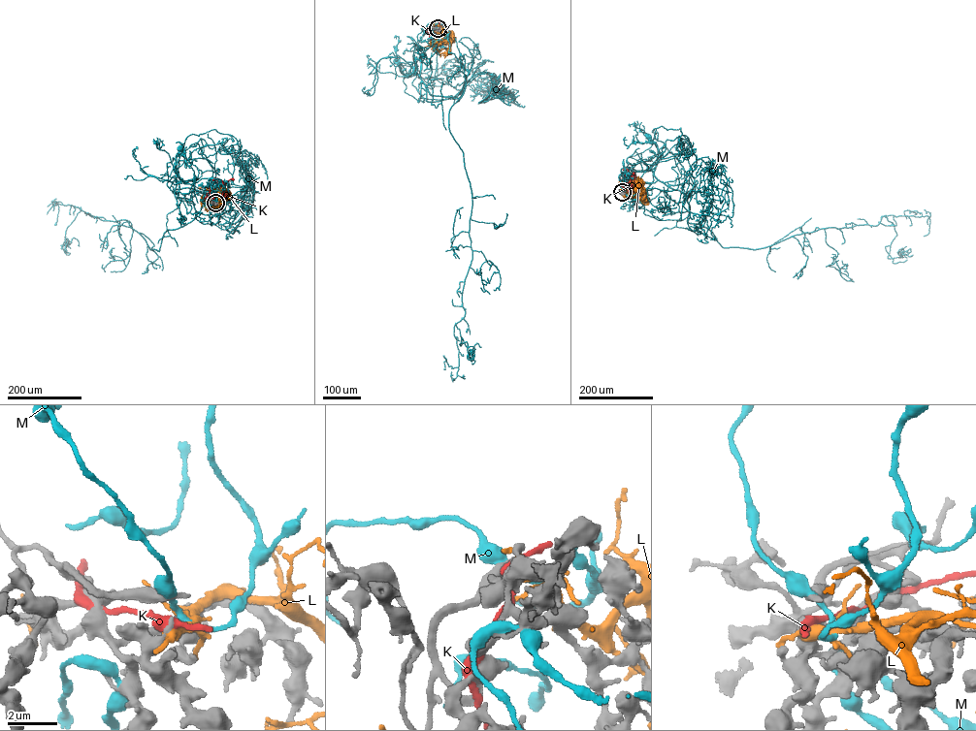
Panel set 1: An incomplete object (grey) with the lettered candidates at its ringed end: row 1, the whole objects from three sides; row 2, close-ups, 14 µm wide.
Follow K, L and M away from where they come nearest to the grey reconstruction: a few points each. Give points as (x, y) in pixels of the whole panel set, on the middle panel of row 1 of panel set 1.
K: (438, 27), (435, 32), (440, 34), (446, 26)
L: (438, 27), (454, 42), (448, 34), (437, 33), (434, 24)
M: (438, 28), (439, 32), (434, 36), (439, 39), (423, 53), (407, 77), (402, 73), (397, 61)

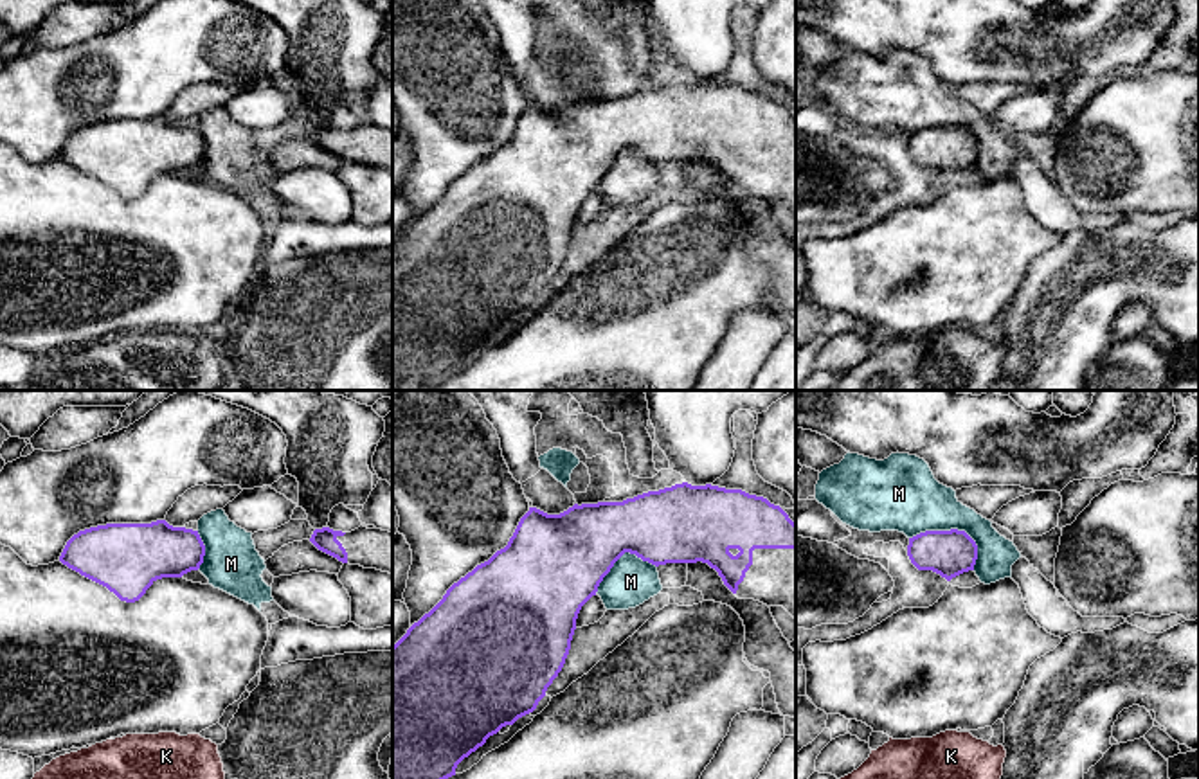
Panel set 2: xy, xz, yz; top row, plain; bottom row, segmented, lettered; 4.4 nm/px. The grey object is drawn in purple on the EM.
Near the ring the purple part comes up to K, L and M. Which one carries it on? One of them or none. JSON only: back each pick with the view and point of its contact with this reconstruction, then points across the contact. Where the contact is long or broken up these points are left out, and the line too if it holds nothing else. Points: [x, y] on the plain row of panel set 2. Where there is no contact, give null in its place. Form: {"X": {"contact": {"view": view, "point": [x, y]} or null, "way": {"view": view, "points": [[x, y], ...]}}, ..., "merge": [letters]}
{"merge": []}

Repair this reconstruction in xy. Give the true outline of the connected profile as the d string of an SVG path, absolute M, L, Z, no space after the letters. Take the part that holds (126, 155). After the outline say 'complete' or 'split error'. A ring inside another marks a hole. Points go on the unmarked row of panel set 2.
M106 121L74 131L59 158L106 184L121 198L135 200L162 175L182 175L203 160L198 128L151 121Z; complete

